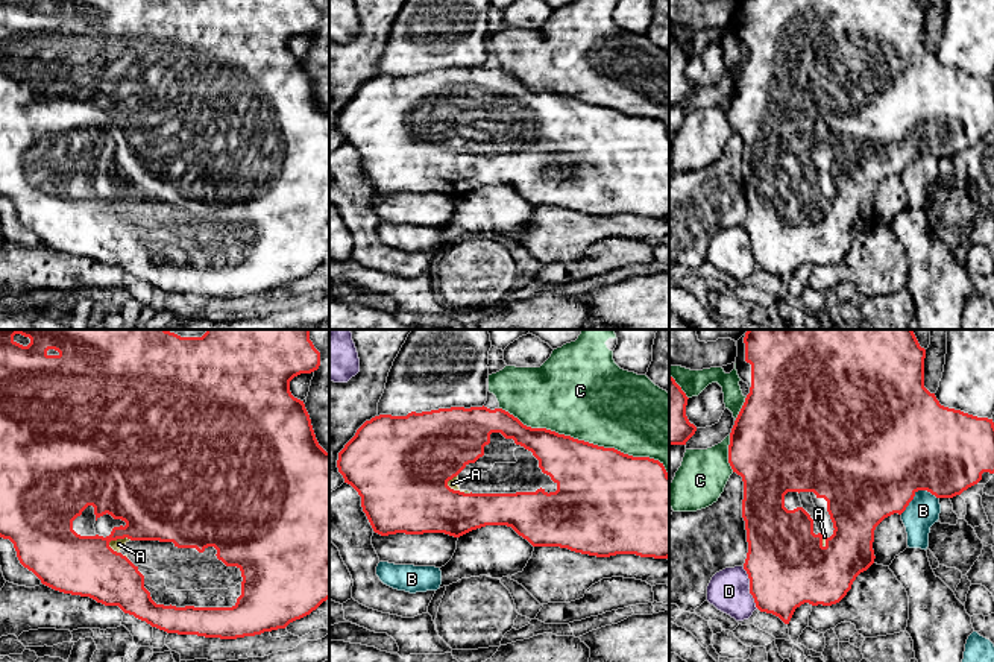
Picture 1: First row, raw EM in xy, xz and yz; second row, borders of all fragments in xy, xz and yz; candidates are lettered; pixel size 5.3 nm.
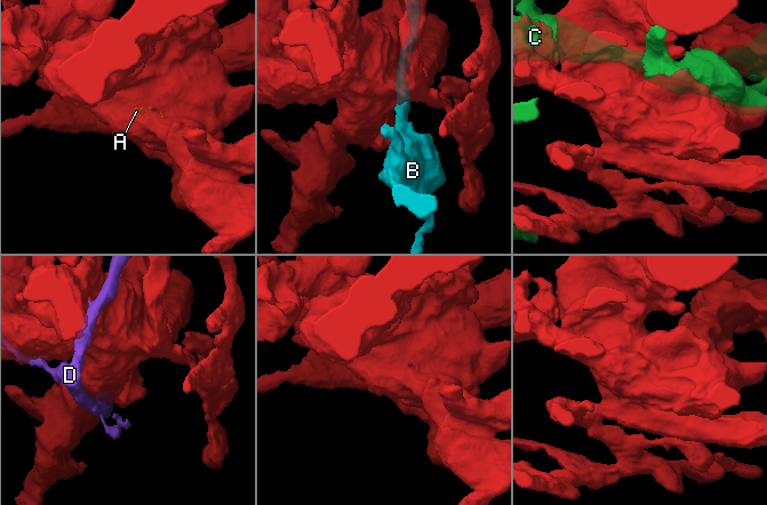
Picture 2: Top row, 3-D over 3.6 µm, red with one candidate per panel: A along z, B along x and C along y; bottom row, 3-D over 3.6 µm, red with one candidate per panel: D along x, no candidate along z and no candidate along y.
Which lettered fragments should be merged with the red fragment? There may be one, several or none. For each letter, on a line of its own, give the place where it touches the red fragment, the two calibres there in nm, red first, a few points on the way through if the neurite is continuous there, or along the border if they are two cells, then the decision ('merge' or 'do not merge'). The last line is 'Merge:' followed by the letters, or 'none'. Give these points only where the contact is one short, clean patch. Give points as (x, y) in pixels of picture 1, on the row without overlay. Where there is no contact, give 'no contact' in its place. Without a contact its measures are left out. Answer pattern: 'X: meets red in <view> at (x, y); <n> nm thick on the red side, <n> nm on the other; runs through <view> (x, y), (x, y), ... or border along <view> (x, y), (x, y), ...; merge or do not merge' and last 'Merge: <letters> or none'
A: meets red in xz at (459, 151); 400 nm thick on the red side, 50 nm on the other; merge
B: meets red in yz at (917, 151); 500 nm thick on the red side, 170 nm on the other; do not merge
C: meets red in xz at (588, 102); 440 nm thick on the red side, 460 nm on the other; do not merge
D: meets red in yz at (750, 248); 420 nm thick on the red side, 220 nm on the other; do not merge
Merge: A

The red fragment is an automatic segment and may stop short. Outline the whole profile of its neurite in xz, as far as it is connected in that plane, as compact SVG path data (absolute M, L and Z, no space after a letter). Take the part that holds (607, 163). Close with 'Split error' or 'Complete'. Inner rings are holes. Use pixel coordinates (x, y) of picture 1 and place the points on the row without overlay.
M451 67L375 76L338 112L337 128L361 156L363 172L381 196L445 193L460 197L486 185L507 185L533 206L560 206L596 217L669 217L669 135L663 123L527 87L502 68Z. Split error

